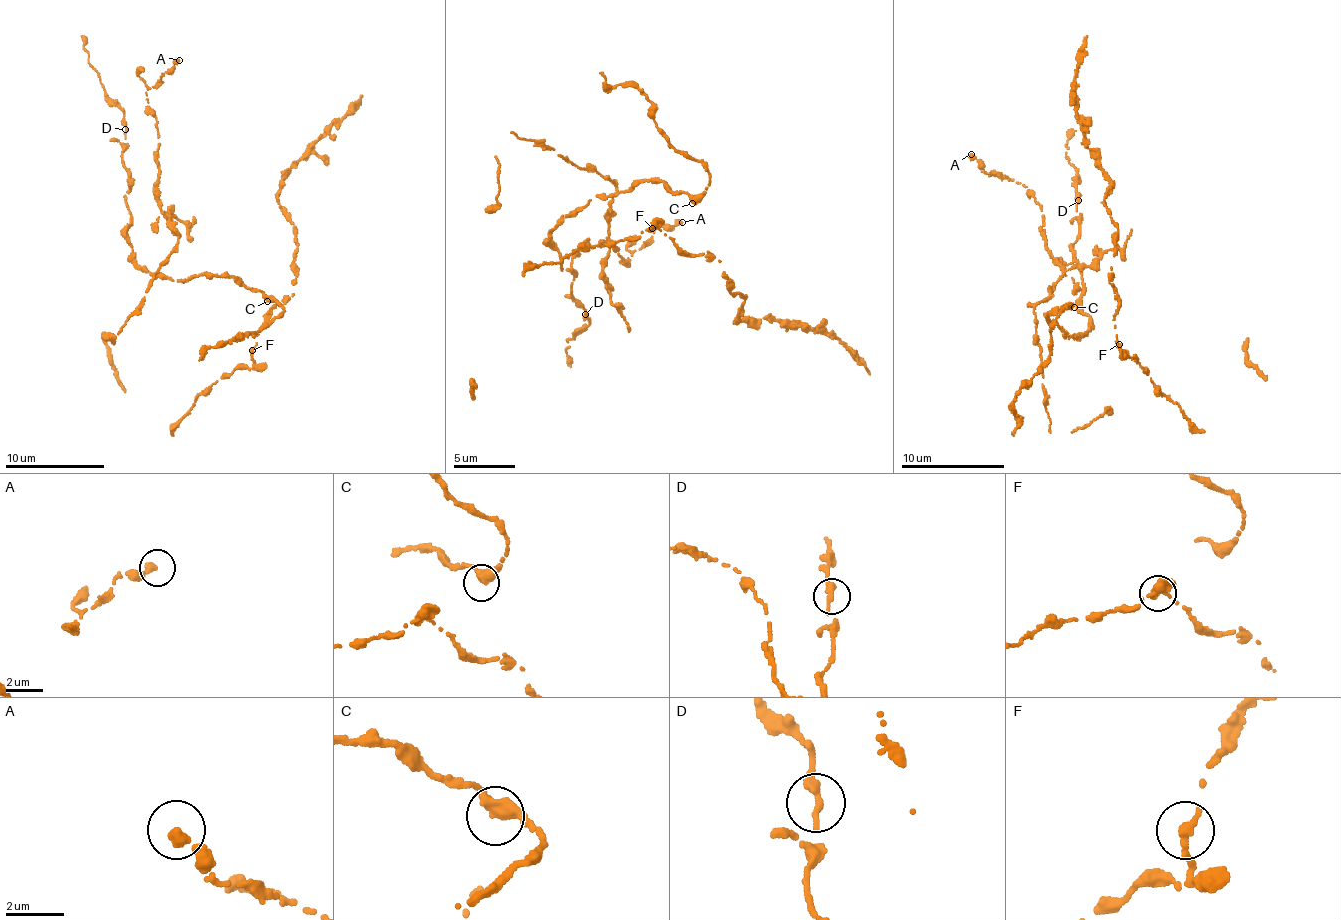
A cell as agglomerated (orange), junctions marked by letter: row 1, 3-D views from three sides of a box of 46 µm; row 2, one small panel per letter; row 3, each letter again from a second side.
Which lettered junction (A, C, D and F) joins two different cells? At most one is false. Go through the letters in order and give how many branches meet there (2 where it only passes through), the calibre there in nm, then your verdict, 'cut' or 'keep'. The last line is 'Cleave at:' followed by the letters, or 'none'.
A: branches 1; calibre 360 nm; keep
C: branches 2; calibre 400 nm; keep
D: branches 1; calibre 420 nm; keep
F: branches 1; calibre 380 nm; keep
Cleave at: none

